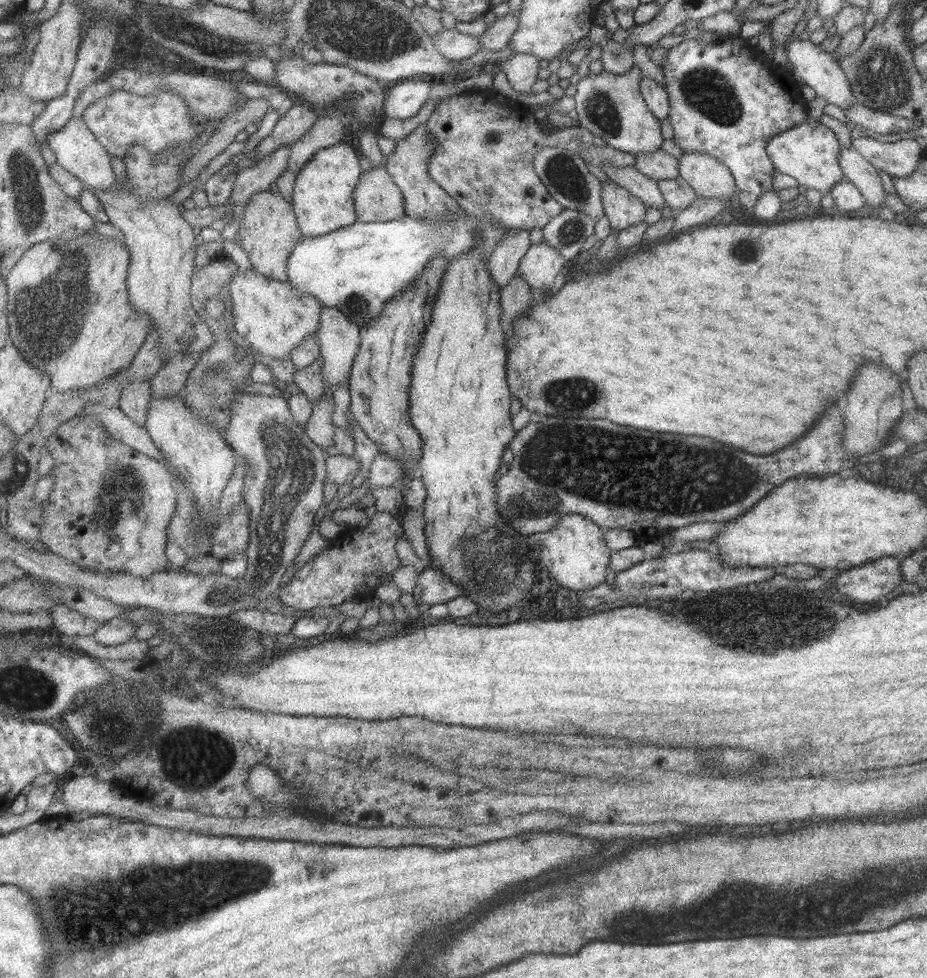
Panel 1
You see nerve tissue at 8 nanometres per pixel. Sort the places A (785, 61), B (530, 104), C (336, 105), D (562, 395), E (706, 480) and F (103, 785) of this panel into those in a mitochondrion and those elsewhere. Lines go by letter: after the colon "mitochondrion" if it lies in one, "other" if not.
A: other
B: other
C: other
D: mitochondrion
E: mitochondrion
F: other

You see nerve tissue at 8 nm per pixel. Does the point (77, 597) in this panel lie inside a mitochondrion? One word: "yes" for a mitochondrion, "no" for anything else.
no

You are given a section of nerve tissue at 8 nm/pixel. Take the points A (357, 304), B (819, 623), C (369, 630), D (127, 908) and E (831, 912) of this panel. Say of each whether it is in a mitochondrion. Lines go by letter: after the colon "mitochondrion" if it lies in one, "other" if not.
A: mitochondrion
B: mitochondrion
C: other
D: mitochondrion
E: mitochondrion

